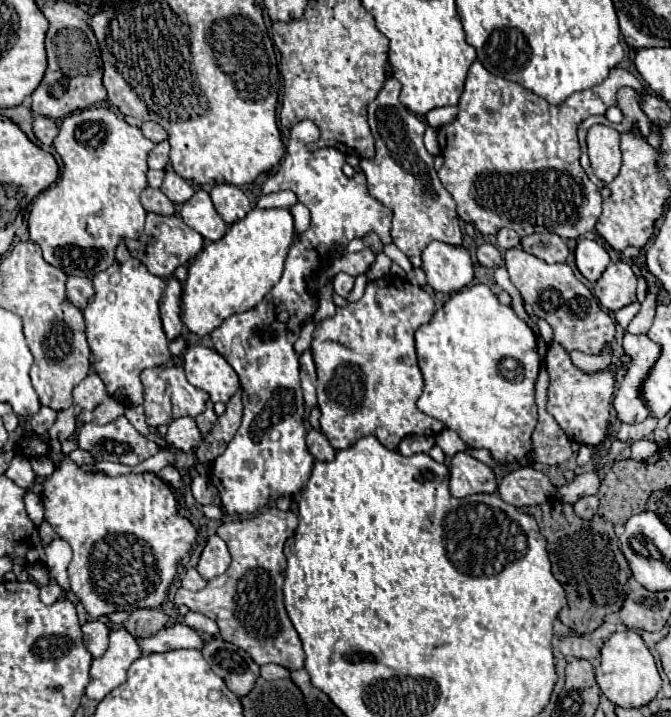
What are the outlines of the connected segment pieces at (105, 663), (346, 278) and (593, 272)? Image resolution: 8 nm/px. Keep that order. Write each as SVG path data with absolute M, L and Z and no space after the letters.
M115 627L109 633L109 647L103 657L91 663L91 683L87 685L87 697L101 701L107 693L119 687L127 679L129 665L141 657L137 641L123 629Z
M339 273L339 275L335 275L335 279L333 279L333 289L335 289L337 295L347 297L347 295L351 293L351 289L353 289L353 283L355 283L355 277L351 277L351 275L347 275L347 273Z
M579 239L575 249L575 259L577 259L577 269L589 283L595 283L611 263L609 253L597 241L591 239Z

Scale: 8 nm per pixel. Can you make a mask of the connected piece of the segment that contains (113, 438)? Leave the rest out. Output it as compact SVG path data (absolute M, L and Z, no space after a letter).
M125 415L107 425L85 423L79 431L77 445L91 453L95 461L113 461L123 465L137 465L159 451L159 447L143 437Z

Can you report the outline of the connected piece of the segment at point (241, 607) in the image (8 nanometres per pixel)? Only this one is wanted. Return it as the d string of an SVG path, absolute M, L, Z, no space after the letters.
M269 509L265 513L259 513L259 517L243 517L243 519L233 519L227 521L219 527L217 535L227 543L227 549L231 553L231 565L229 569L211 579L205 589L193 593L187 589L177 589L173 603L175 605L187 605L191 611L203 613L207 617L211 617L213 621L217 621L219 629L221 629L221 637L225 641L231 641L233 645L239 645L257 665L265 665L265 663L277 663L289 671L295 669L303 669L305 665L305 653L303 653L303 645L299 635L295 633L295 627L283 607L283 573L285 573L285 555L283 555L283 545L285 541L295 533L297 529L297 515L293 511L279 511L279 509Z

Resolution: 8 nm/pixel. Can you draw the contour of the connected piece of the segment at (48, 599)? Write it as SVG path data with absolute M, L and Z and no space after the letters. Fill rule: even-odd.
M51 579L51 583L49 583L49 585L41 587L41 601L43 601L43 603L47 603L47 605L49 605L49 603L53 605L53 603L61 597L61 593L63 593L63 591L61 591L61 587L57 585L57 581L55 581L55 579Z

